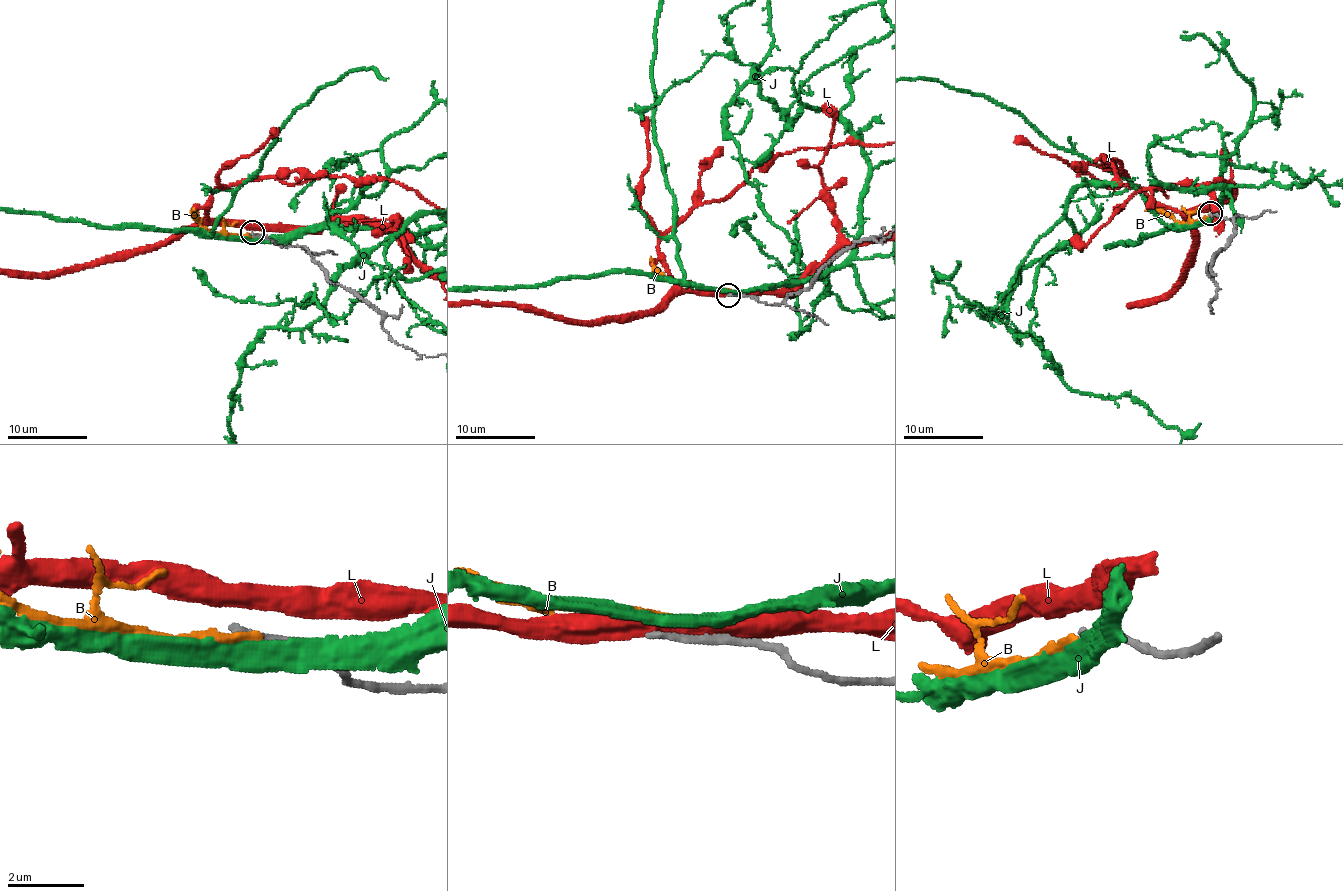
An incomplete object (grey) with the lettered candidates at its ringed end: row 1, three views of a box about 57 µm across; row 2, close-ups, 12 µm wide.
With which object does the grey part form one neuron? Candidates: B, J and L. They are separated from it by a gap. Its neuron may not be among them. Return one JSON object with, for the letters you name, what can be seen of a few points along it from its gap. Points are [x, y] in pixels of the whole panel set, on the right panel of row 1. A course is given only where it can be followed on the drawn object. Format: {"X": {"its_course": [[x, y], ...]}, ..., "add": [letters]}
{"add": []}

